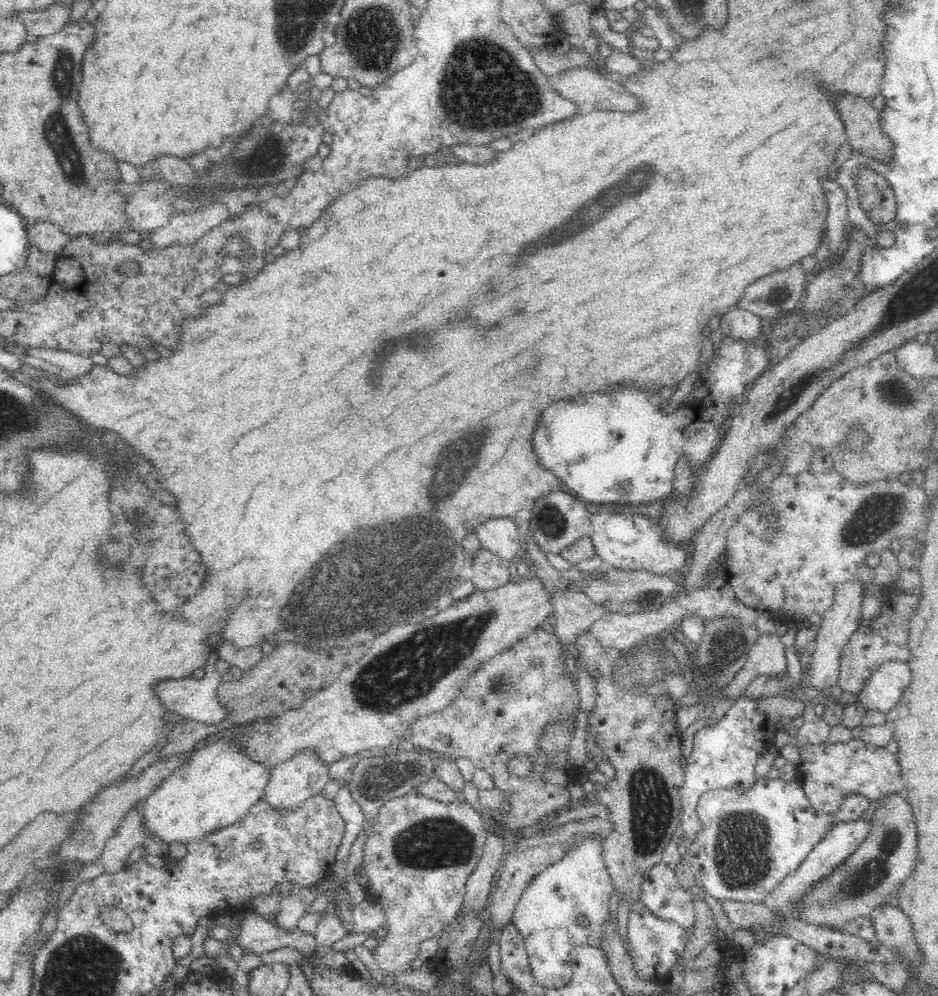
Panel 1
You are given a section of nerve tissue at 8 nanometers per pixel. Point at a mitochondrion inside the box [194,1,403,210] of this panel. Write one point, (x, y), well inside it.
(381, 44)

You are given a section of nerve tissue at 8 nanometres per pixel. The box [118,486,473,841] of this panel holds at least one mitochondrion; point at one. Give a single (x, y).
(416, 545)

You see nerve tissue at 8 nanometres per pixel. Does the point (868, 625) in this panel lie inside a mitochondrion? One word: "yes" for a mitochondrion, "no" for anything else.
no

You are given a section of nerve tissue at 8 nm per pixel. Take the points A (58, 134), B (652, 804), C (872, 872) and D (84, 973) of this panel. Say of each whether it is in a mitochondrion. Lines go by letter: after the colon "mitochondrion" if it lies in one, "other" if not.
A: mitochondrion
B: mitochondrion
C: mitochondrion
D: mitochondrion

